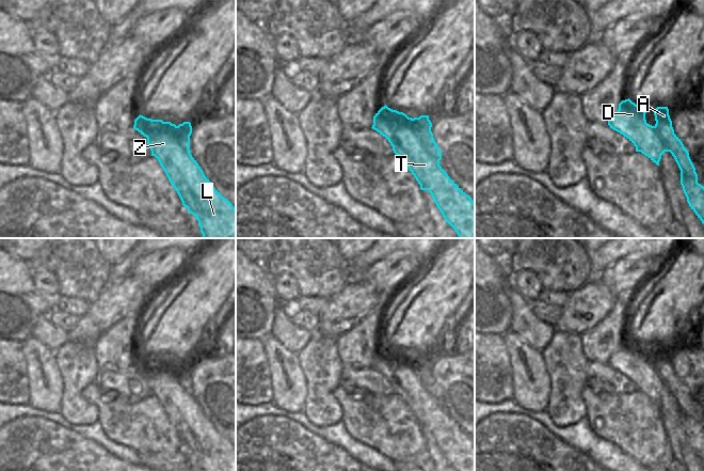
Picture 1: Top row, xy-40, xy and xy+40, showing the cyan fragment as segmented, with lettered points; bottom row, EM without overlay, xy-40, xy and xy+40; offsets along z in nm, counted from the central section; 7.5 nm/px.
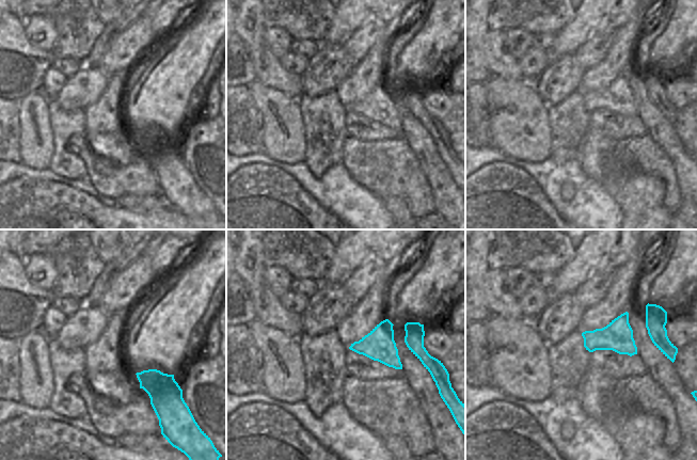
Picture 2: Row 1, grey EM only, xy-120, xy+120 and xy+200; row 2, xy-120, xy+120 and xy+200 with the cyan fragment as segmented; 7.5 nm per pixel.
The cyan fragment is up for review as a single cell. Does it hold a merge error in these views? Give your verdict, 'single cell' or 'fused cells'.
fused cells

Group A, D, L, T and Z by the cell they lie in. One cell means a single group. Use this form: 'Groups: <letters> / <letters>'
Groups: A / D L T Z

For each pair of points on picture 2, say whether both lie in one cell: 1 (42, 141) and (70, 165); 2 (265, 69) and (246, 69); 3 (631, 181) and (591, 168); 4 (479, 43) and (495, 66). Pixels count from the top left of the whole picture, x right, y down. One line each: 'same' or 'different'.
1: different
2: different
3: same
4: same

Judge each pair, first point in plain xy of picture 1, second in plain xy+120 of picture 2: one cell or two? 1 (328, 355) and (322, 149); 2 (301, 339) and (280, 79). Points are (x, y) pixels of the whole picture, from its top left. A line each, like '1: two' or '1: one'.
1: one
2: one

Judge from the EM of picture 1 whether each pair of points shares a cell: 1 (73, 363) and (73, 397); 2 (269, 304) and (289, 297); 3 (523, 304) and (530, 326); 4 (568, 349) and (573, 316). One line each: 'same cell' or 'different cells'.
1: same cell
2: different cells
3: same cell
4: different cells

